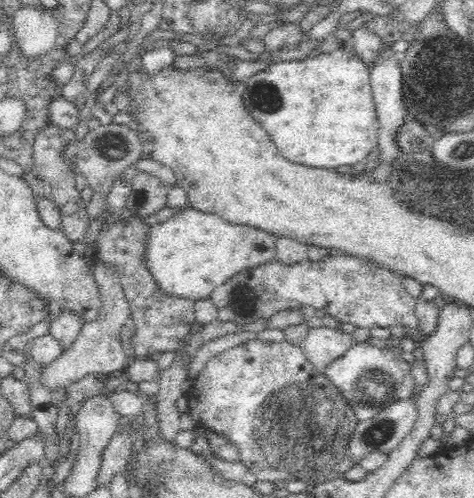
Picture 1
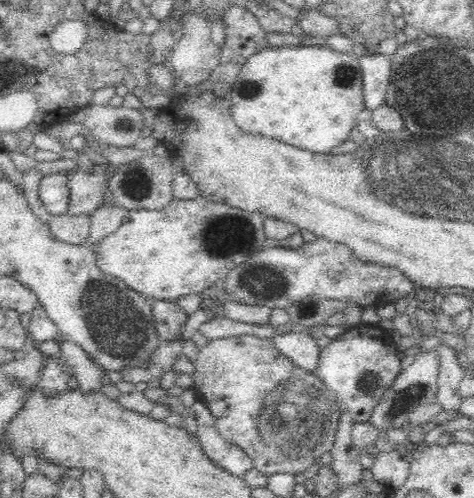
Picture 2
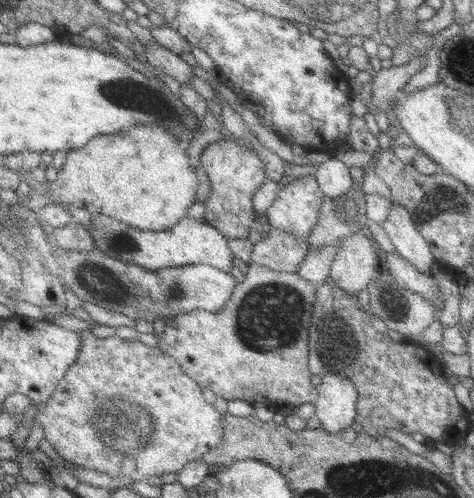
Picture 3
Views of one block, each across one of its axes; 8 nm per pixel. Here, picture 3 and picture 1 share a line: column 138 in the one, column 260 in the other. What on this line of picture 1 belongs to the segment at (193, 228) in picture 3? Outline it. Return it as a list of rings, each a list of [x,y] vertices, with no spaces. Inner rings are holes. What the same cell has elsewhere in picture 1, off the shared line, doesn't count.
[[[184,208],[182,212],[144,228],[142,264],[156,288],[178,300],[206,300],[238,272],[276,260],[278,236],[248,224],[230,224],[214,212]]]

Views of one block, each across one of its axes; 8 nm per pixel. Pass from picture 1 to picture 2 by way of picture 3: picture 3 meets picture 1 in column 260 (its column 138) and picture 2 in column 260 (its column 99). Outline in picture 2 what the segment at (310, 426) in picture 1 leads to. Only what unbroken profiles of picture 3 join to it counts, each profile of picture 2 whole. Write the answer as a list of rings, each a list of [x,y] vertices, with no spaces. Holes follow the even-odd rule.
[[[240,334],[212,340],[204,346],[194,360],[194,390],[200,402],[210,410],[216,420],[216,430],[226,444],[240,448],[266,476],[274,474],[300,474],[308,468],[320,466],[320,458],[334,448],[338,420],[342,406],[336,394],[328,390],[314,372],[294,368],[290,360],[280,356],[268,338],[256,334]]]

